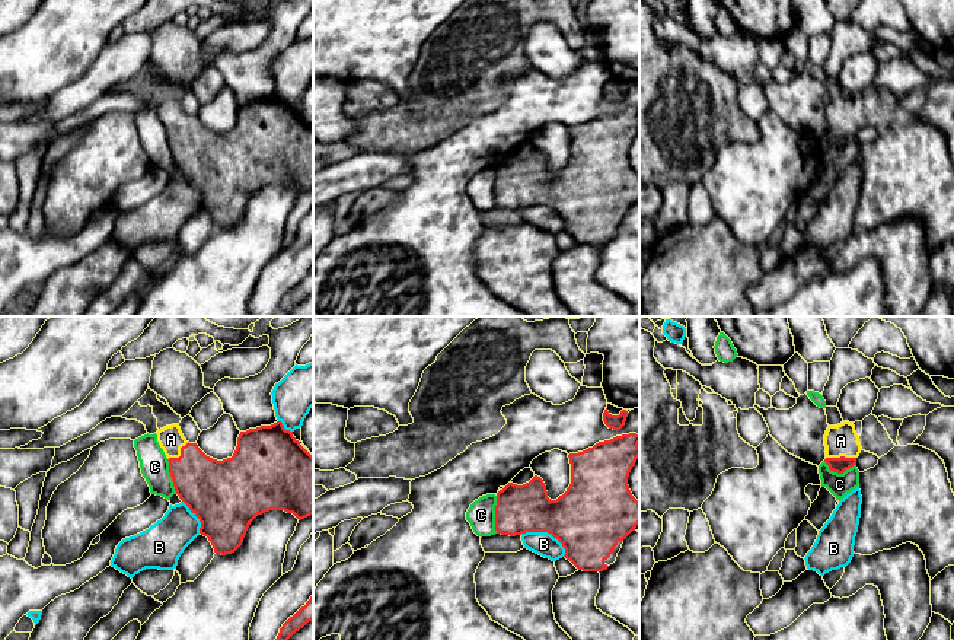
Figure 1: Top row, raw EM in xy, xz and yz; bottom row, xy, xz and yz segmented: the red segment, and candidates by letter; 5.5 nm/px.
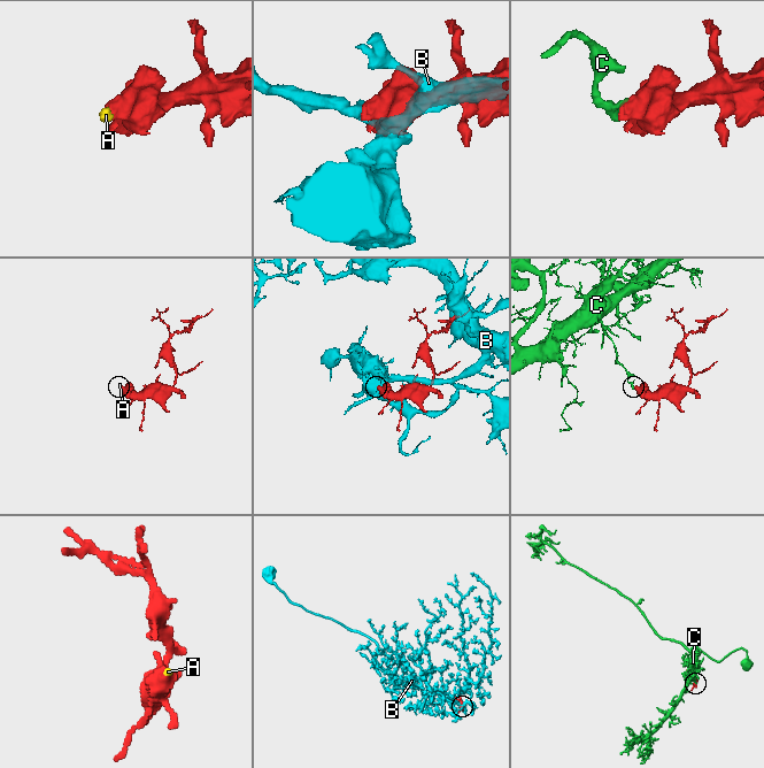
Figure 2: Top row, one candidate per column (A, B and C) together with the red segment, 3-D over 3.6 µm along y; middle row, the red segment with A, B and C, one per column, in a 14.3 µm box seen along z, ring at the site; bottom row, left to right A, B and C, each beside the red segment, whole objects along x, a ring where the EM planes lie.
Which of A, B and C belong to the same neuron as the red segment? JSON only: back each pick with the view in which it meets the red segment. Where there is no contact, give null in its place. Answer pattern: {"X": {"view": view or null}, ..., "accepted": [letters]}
{"A": {"view": "yz"}, "accepted": ["A"]}

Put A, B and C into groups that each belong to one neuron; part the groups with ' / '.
A / B / C

